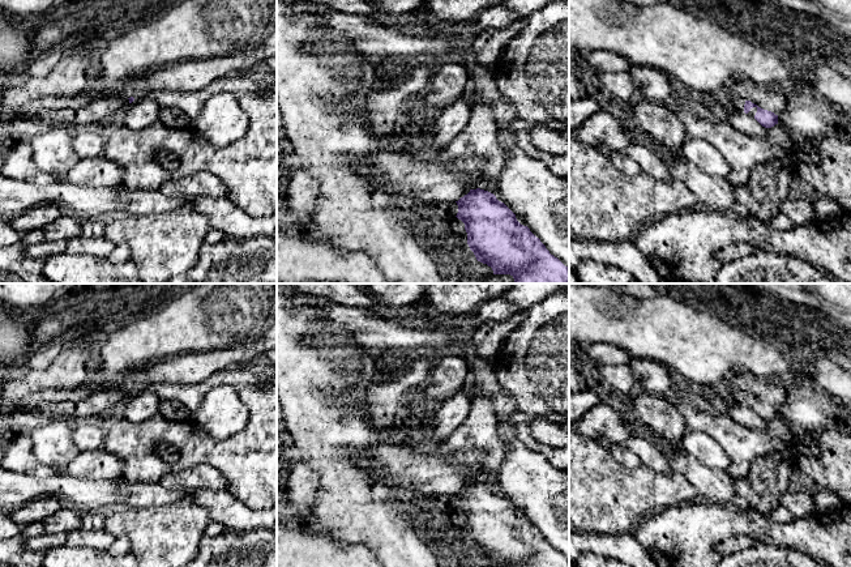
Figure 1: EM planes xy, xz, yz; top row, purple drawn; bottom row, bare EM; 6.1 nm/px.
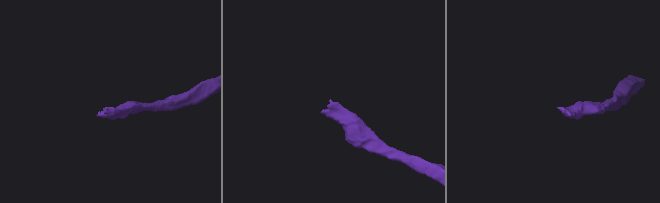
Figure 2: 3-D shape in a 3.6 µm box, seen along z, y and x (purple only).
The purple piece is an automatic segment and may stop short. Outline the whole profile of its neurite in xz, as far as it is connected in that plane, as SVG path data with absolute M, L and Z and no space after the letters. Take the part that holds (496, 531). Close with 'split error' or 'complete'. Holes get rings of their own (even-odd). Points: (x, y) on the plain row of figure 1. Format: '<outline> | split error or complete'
M480 481L470 482L456 495L456 510L465 516L470 542L478 554L492 560L493 567L569 567L569 560L551 547L540 532L521 517L516 507L493 486Z | complete

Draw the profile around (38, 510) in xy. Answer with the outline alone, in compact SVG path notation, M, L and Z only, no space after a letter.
M44 496L34 499L21 507L20 510L9 513L9 517L22 525L27 526L34 523L43 521L61 508L64 500L57 496Z

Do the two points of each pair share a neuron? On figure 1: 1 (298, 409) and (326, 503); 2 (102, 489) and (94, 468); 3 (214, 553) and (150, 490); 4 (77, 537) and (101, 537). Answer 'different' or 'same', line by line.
1: same
2: different
3: different
4: same

